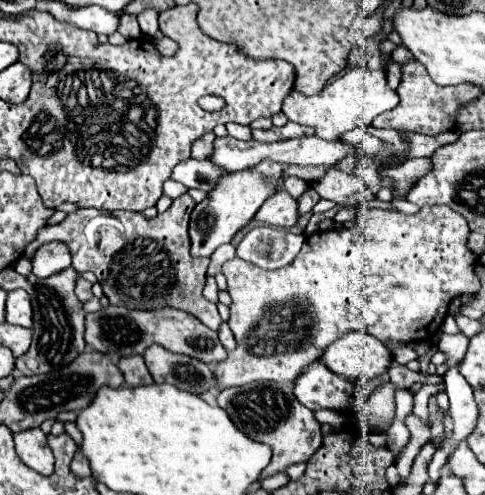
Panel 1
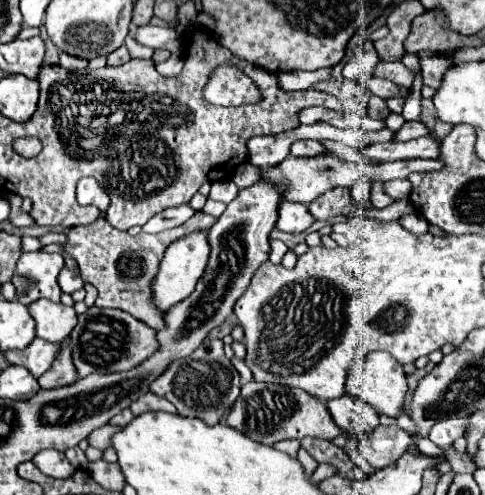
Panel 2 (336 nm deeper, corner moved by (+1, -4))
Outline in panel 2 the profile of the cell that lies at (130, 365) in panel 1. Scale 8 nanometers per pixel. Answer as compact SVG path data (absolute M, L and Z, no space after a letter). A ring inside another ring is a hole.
M152 392L140 396L140 400L136 400L136 402L130 406L130 410L132 410L134 416L140 416L140 414L144 414L144 412L158 412L158 410L176 414L176 408L174 408L168 400L164 400L164 398L160 398L160 396L154 396Z

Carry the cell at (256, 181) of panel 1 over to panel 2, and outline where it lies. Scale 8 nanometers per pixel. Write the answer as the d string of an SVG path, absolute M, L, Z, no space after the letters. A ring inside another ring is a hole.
M192 232L184 238L180 238L180 242L174 242L162 262L160 262L160 270L156 274L156 278L152 280L152 302L154 306L166 314L168 308L176 306L178 302L182 302L186 296L190 296L196 288L196 282L200 280L200 276L204 274L206 262L208 262L208 234L206 232Z

